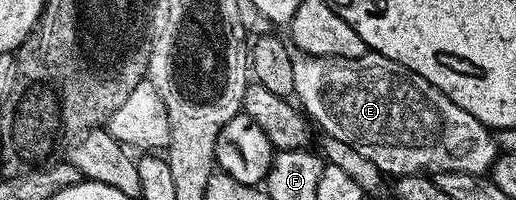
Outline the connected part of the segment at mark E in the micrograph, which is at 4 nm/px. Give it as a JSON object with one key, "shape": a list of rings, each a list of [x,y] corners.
{"shape":[[[296,52],[293,53],[292,63],[294,64],[294,94],[295,97],[300,97],[298,102],[305,115],[307,115],[317,127],[320,125],[322,128],[321,131],[323,131],[325,135],[334,137],[337,140],[342,140],[342,142],[348,144],[350,148],[354,148],[355,152],[361,153],[367,160],[373,161],[384,176],[389,176],[389,174],[392,174],[391,176],[416,176],[421,172],[443,172],[445,170],[484,176],[491,171],[492,163],[495,162],[498,157],[498,147],[493,138],[493,131],[489,129],[489,127],[482,125],[474,116],[470,116],[470,112],[466,112],[466,108],[458,108],[458,104],[454,104],[441,90],[434,88],[430,84],[430,80],[418,76],[410,68],[406,68],[386,56],[375,52],[366,52],[361,58],[319,58],[313,54]]]}

